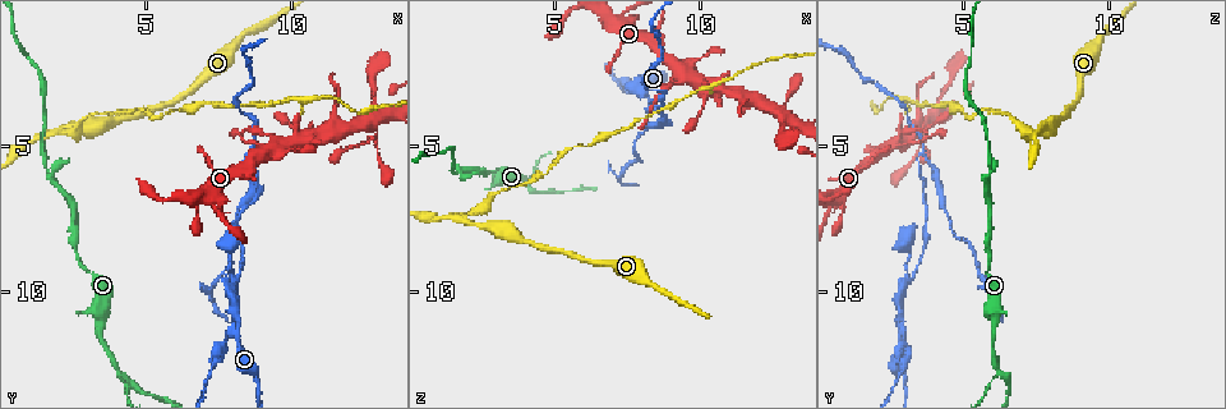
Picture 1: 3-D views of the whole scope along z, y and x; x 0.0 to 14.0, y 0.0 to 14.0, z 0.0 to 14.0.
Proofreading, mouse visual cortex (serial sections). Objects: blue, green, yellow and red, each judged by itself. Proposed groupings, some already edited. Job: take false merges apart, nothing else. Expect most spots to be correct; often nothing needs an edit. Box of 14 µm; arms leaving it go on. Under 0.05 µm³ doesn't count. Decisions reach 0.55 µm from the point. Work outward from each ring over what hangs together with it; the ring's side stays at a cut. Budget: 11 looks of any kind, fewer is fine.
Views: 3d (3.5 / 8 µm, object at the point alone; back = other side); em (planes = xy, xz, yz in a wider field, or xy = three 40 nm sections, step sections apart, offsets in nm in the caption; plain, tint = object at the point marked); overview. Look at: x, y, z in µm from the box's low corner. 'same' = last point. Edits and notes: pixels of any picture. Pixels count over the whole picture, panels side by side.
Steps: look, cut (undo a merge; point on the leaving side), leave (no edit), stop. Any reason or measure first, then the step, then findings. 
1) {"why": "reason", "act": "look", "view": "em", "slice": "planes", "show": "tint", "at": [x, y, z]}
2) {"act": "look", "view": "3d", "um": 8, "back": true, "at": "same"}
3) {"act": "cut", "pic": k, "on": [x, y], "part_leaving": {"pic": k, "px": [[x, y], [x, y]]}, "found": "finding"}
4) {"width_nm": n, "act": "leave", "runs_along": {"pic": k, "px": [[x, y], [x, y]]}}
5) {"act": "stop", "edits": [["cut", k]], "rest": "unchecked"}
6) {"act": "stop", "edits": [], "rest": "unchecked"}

{"why": "two arms in line, one across", "act": "look", "view": "3d", "um": 3.5, "at": [8.0, 9.6, 3.2]}

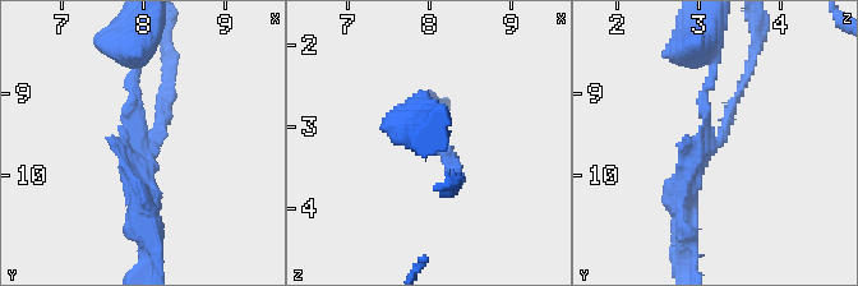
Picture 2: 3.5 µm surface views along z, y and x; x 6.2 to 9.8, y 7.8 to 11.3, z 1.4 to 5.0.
{"why": "shape alone is not enough", "act": "look", "view": "em", "slice": "xy", "step": 1, "show": "tint", "at": [8.00, 9.70, 3.15]}

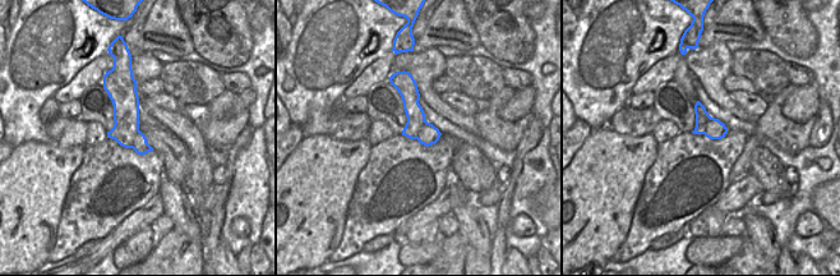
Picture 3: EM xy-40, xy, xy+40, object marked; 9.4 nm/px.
{"act": "cut", "pic": 2, "on": [450, 162], "border": {"pic": 3, "px": [[137, 96], [121, 101], [115, 123]]}, "found": "two cells meet here"}

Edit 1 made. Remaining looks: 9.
{"act": "look", "view": "overview"}

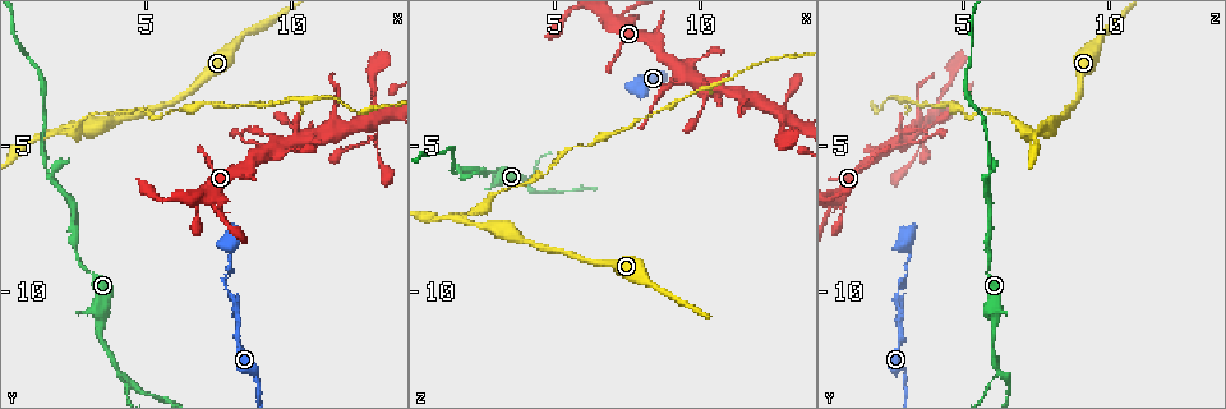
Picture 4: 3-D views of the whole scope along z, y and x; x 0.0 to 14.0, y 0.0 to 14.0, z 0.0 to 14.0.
{"why": "sudden change in width", "act": "look", "view": "3d", "um": 8, "at": [3.5, 11.0, 6.0]}

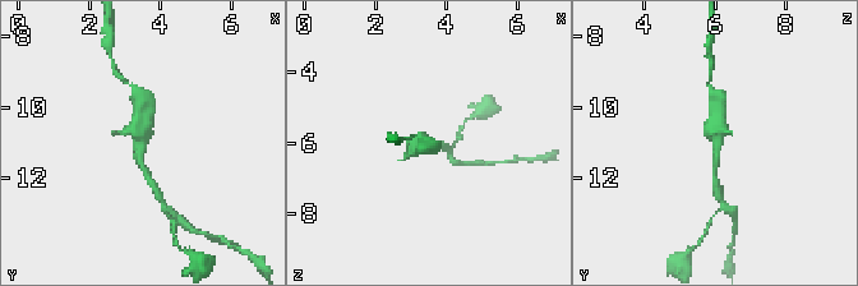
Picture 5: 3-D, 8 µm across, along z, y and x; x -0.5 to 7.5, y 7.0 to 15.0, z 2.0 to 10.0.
{"why": "zoom in", "act": "look", "view": "3d", "um": 3.5, "at": [3.3, 11.0, 6.2]}

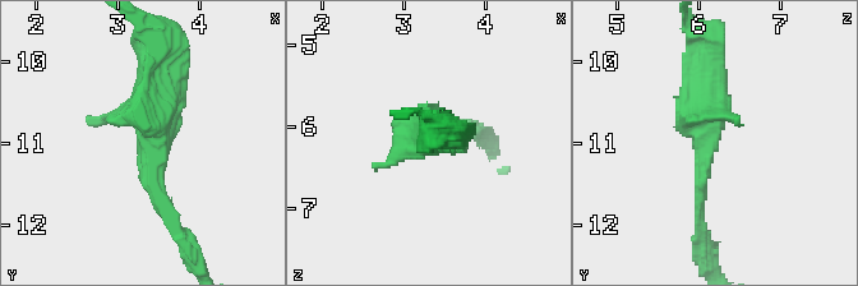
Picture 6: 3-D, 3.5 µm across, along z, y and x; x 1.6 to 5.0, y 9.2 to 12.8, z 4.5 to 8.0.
{"act": "look", "view": "em", "slice": "xy", "step": 1, "show": "tint", "at": [3.40, 11.00, 6.10]}

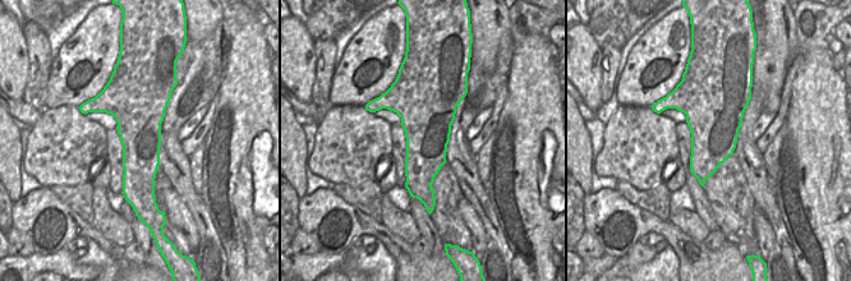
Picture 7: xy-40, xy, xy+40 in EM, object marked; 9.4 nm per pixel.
{"width_nm": 500, "act": "leave", "runs_along": {"pic": 6, "px": [[161, 42], [150, 183], [173, 222]]}, "found": "continuous, no second cell"}

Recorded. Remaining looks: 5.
{"why": "three arms meet", "act": "look", "view": "3d", "um": 3.5, "back": true, "at": [4.1, 12.7, 6.3]}

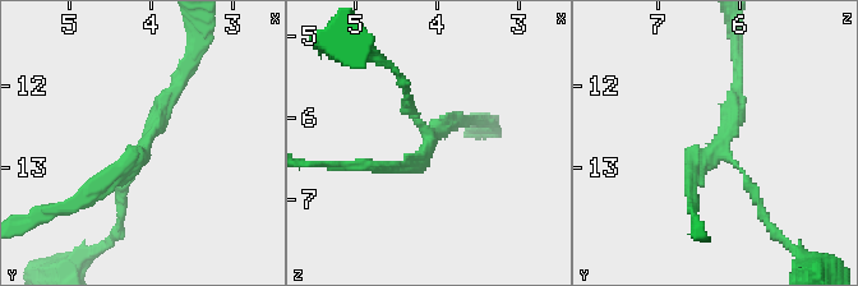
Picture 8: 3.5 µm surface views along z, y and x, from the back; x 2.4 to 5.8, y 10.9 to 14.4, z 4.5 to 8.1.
{"arms": 3, "arm_widths_nm": [100, 150, 150], "why": "shape alone is not enough", "act": "look", "view": "em", "slice": "xy", "step": 2, "show": "tint", "at": [4.05, 12.75, 6.25]}

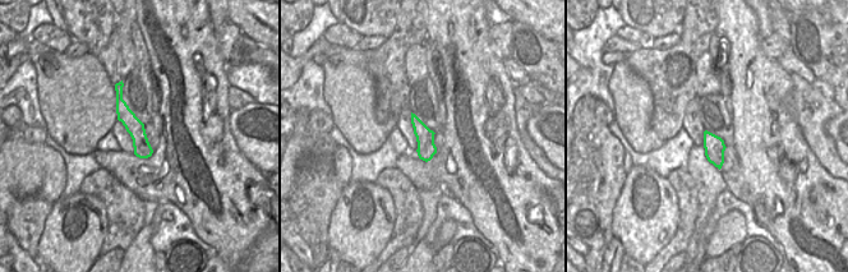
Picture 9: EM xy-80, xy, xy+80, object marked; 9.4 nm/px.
{"act": "leave", "runs_along": {"pic": 9, "px": [[119, 88], [144, 155]]}, "found": "all the same cell"}

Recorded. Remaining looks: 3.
{"why": "narrows sharply", "act": "look", "view": "3d", "um": 3.5, "at": [2.1, 4.6, 7.6]}

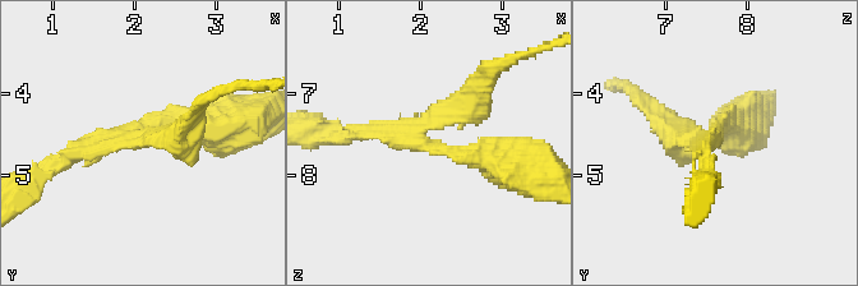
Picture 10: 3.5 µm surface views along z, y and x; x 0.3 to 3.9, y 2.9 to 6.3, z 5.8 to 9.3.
{"arms": 3, "arm_widths_nm": [200, 250, 250], "act": "look", "view": "em", "slice": "xy", "step": 2, "show": "tint", "at": [2.00, 4.45, 7.60]}

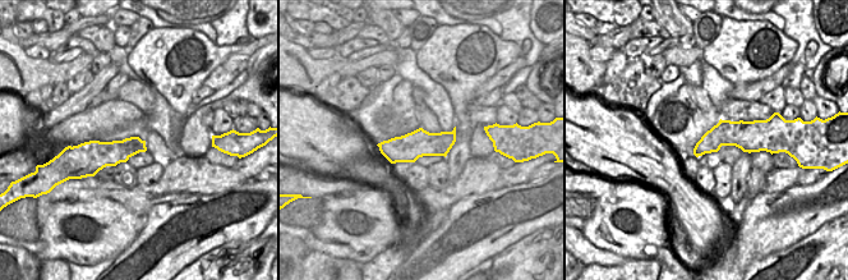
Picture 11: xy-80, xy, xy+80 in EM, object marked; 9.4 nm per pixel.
{"act": "leave", "runs_along": {"pic": 11, "px": [[452, 134], [441, 143], [382, 147]]}, "found": "continuous, no second cell"}

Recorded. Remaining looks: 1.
{"act": "stop", "edits": [["cut", 2]], "rest": "unchecked"}

